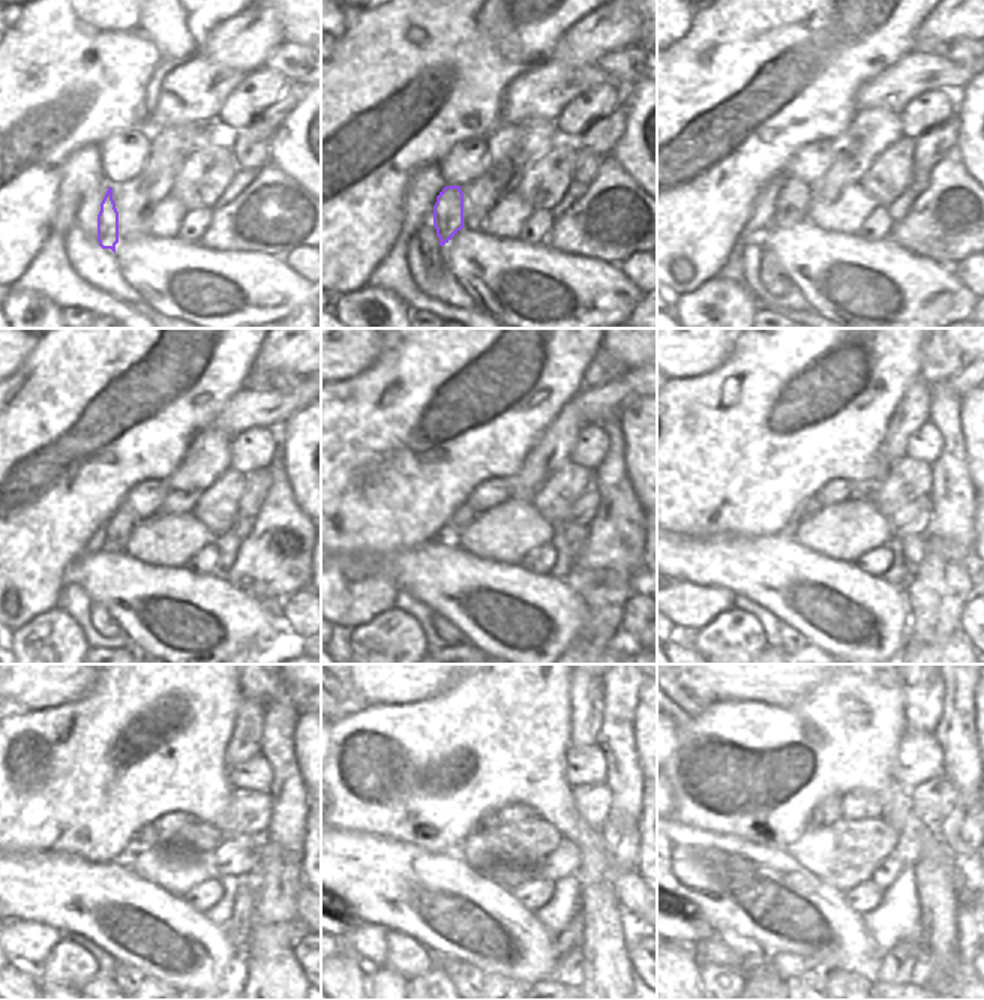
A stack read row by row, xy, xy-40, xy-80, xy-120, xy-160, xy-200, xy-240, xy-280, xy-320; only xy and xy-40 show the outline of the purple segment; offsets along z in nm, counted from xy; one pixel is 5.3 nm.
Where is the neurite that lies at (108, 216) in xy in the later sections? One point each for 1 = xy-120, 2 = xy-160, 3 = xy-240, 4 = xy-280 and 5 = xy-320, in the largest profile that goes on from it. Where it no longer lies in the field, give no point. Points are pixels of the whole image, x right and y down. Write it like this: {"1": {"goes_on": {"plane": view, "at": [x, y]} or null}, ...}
{"1": {"goes_on": {"plane": "xy-120", "at": [122, 522]}}, "2": {"goes_on": {"plane": "xy-160", "at": [462, 516]}}, "3": {"goes_on": {"plane": "xy-240", "at": [147, 837]}}, "4": {"goes_on": {"plane": "xy-280", "at": [489, 820]}}, "5": {"goes_on": {"plane": "xy-320", "at": [828, 811]}}}

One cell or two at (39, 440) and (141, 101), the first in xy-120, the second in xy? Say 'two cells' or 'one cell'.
one cell

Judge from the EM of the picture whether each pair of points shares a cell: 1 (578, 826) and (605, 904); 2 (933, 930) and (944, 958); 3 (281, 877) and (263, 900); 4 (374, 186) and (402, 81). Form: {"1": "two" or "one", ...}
{"1": "two", "2": "one", "3": "two", "4": "one"}

